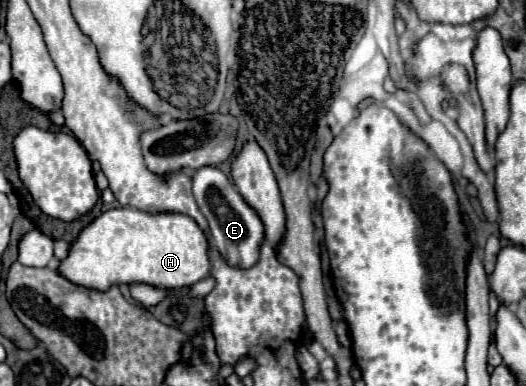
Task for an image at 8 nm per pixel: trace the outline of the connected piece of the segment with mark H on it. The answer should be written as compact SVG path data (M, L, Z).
M114 208L102 212L94 218L86 228L80 230L78 238L70 244L70 252L64 260L58 262L60 272L72 280L72 284L80 284L84 288L96 288L106 292L112 284L150 284L162 290L170 288L186 288L194 282L206 278L210 274L208 260L208 240L200 226L184 214L148 214L136 208Z

